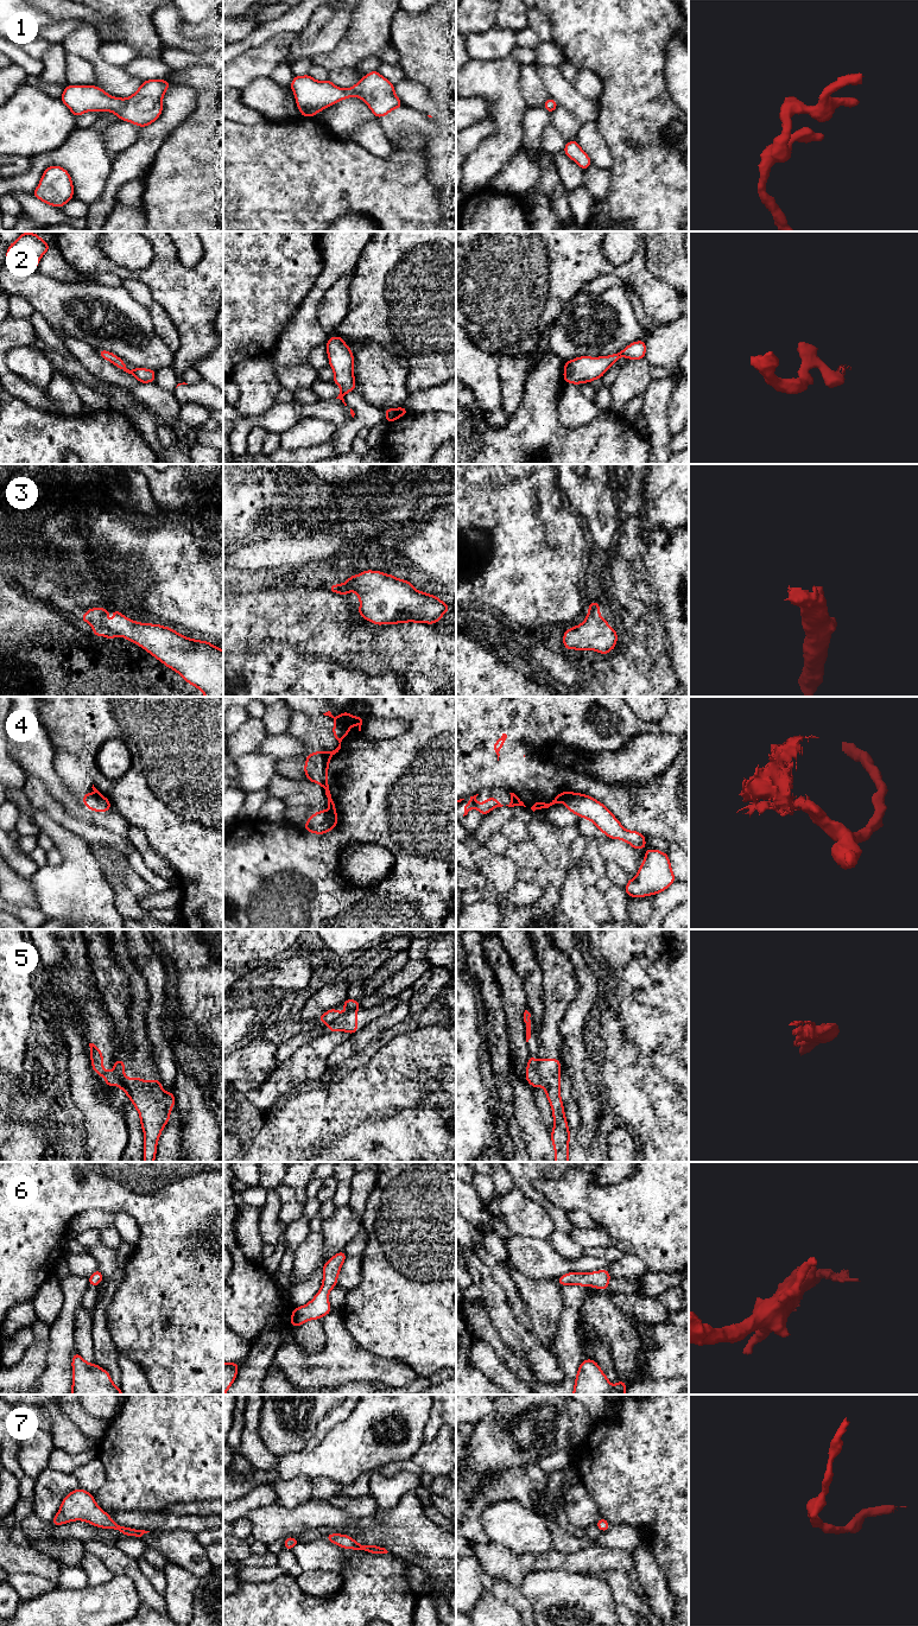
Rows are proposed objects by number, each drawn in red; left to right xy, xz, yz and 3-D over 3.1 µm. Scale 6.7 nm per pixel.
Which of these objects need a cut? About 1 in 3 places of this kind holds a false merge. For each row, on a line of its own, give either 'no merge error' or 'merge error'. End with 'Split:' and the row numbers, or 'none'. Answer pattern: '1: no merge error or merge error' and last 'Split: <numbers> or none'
1: no merge error
2: no merge error
3: no merge error
4: merge error
5: merge error
6: no merge error
7: no merge error
Split: 4, 5

